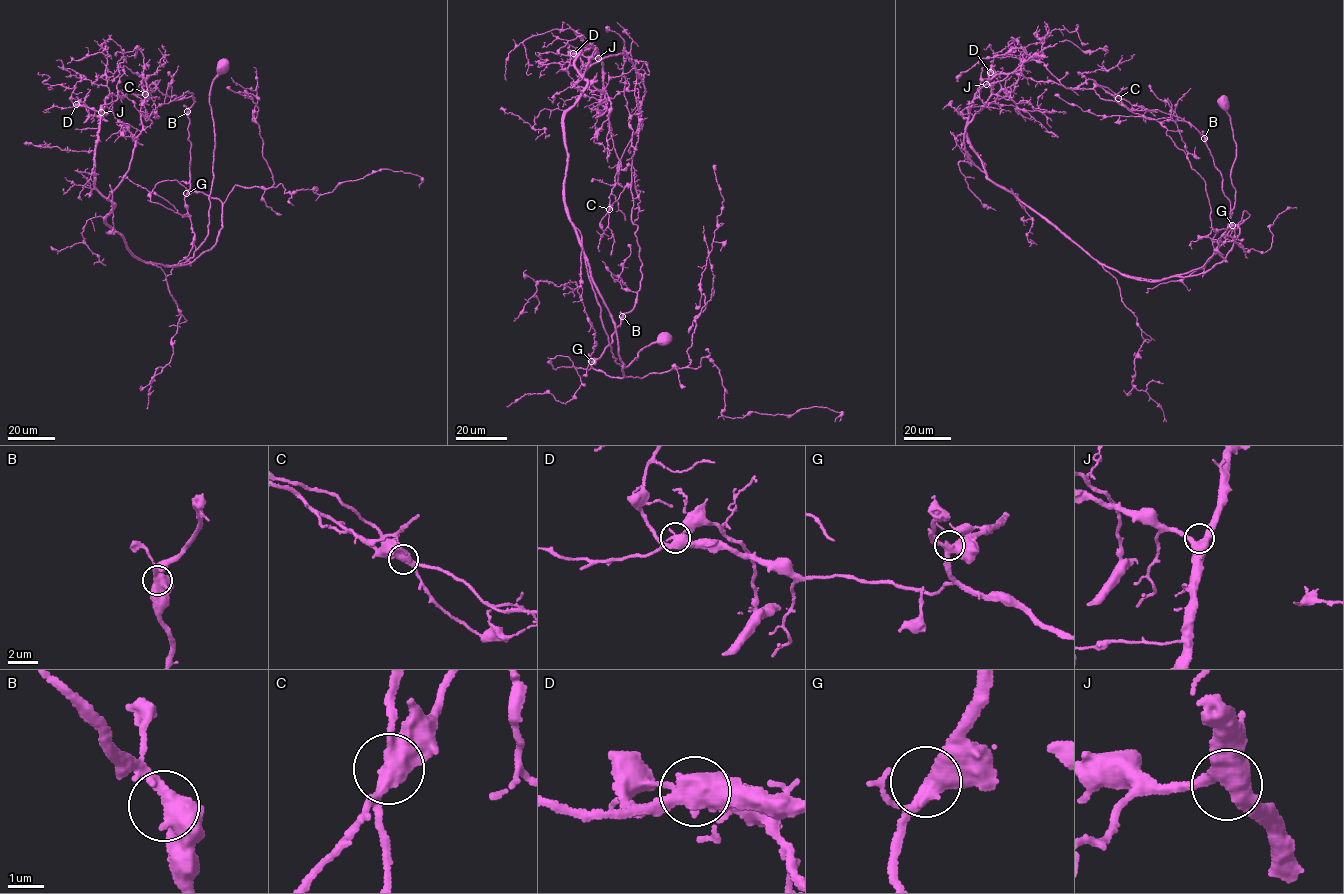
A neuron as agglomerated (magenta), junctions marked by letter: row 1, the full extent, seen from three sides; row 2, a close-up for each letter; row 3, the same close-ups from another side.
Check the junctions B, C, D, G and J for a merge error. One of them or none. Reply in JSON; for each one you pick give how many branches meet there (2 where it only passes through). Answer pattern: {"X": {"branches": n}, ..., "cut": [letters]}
{"D": {"branches": 3}, "cut": ["D"]}

